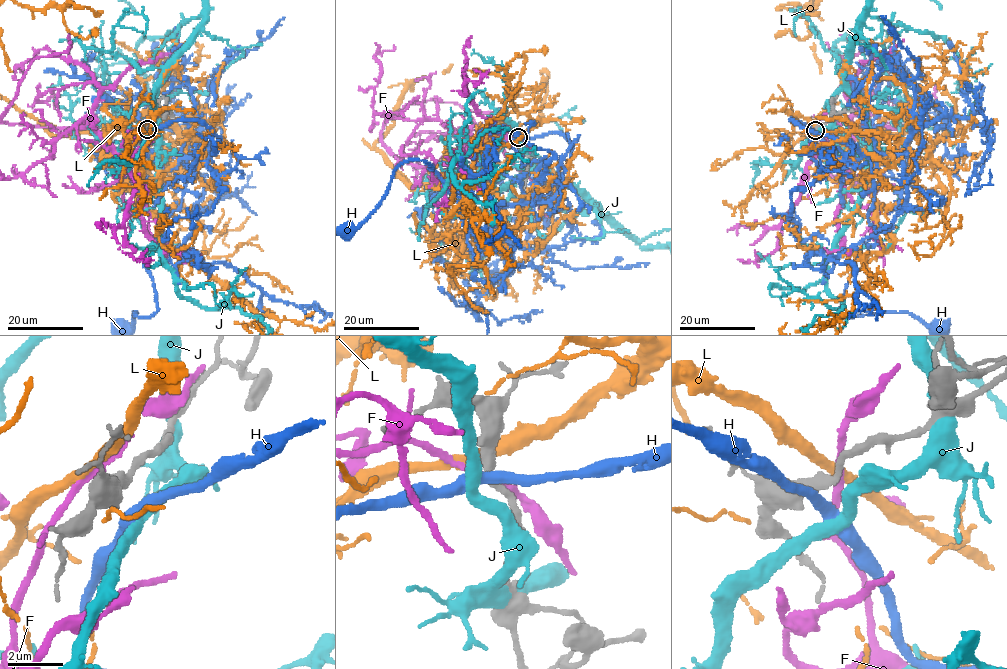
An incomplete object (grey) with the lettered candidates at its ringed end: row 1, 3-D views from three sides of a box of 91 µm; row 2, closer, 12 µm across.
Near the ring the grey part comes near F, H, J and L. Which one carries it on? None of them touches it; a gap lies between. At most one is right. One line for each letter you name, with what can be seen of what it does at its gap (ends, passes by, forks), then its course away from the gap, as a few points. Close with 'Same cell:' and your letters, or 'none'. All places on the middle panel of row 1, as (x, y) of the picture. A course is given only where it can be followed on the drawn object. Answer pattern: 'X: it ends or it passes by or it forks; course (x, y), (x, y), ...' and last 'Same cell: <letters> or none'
H: it passes by; course (519, 138), (499, 142), (488, 169), (446, 190), (489, 205), (448, 193), (428, 162), (412, 159), (347, 232)
Same cell: H

